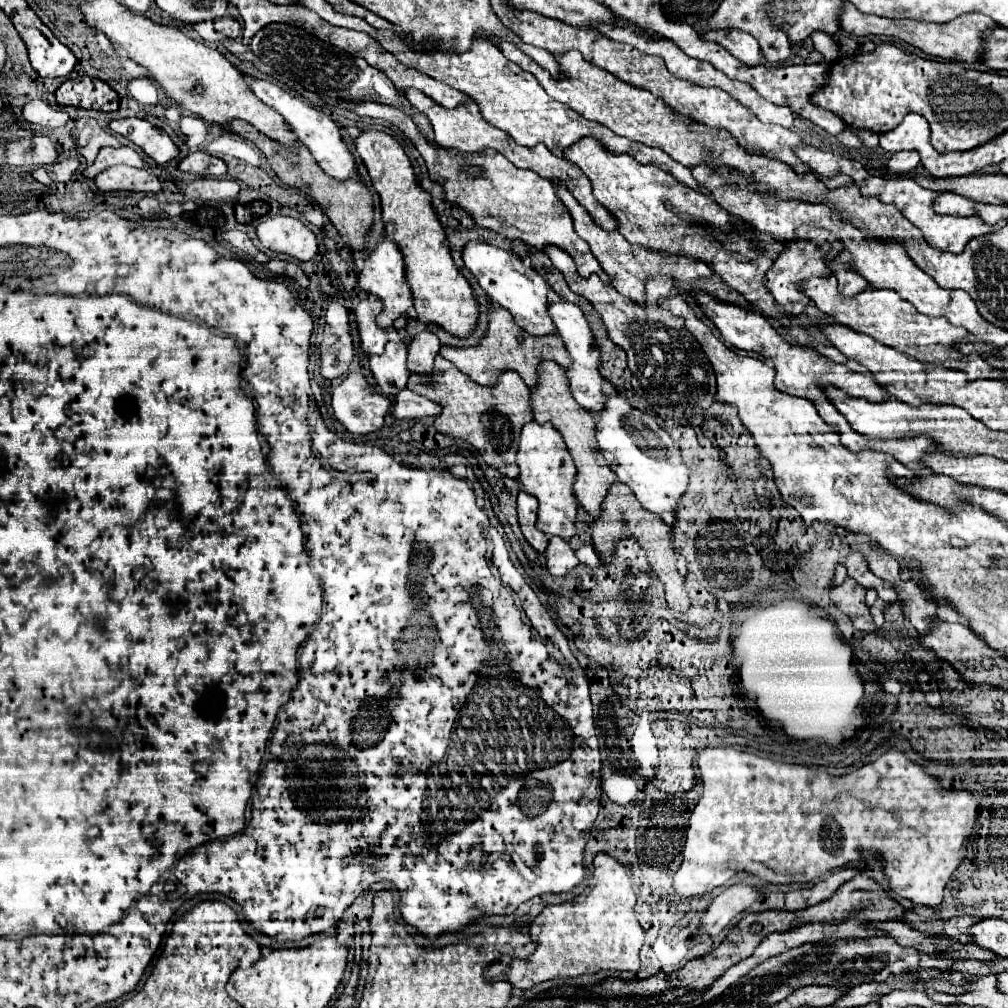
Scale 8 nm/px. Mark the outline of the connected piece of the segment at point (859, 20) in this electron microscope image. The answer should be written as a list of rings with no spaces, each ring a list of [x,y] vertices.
[[[845,2],[843,8],[841,8],[841,14],[839,14],[839,28],[845,30],[847,34],[855,34],[855,36],[869,36],[869,34],[873,34],[873,36],[895,36],[895,38],[919,48],[927,56],[965,62],[965,64],[979,62],[983,32],[991,26],[997,26],[997,24],[989,16],[977,14],[977,12],[961,14],[955,20],[949,20],[945,24],[935,24],[935,22],[919,22],[919,20],[907,20],[907,18],[891,20],[891,18],[869,16],[869,14],[857,12],[857,8],[853,4]]]

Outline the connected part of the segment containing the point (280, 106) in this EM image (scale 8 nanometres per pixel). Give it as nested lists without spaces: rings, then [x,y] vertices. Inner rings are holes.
[[[251,78],[251,80],[249,80],[249,86],[251,86],[251,90],[255,92],[255,96],[257,96],[259,100],[263,100],[267,106],[271,106],[273,110],[277,110],[277,112],[285,118],[285,122],[293,128],[293,132],[299,136],[299,140],[309,148],[309,152],[311,152],[313,158],[317,160],[319,168],[321,168],[327,176],[331,176],[331,178],[335,178],[335,180],[339,180],[339,182],[345,182],[345,180],[349,180],[349,178],[353,178],[353,176],[357,174],[355,158],[353,158],[353,154],[349,152],[347,144],[343,142],[339,124],[333,122],[331,116],[327,116],[327,114],[323,114],[321,110],[317,110],[317,108],[313,108],[313,106],[309,106],[309,104],[305,104],[305,102],[293,98],[291,94],[287,94],[285,90],[281,90],[281,88],[279,88],[277,84],[273,84],[273,82],[267,82],[267,80],[253,80],[253,78]]]

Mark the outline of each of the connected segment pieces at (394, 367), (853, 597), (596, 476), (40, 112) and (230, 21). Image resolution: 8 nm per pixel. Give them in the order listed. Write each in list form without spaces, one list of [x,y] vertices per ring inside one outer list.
[[[389,342],[381,356],[371,356],[371,372],[383,394],[397,394],[407,386],[407,348],[403,342]]]
[[[849,576],[845,578],[845,582],[841,586],[831,588],[831,602],[845,614],[851,618],[853,626],[863,632],[875,632],[875,624],[873,618],[869,614],[869,608],[865,604],[865,588],[861,584],[855,584],[855,580],[851,580]]]
[[[543,362],[539,366],[539,384],[537,384],[537,388],[531,390],[531,400],[533,400],[535,422],[539,422],[539,424],[549,422],[563,436],[563,440],[575,460],[575,466],[577,466],[577,482],[575,482],[577,500],[579,500],[581,508],[593,516],[593,520],[599,520],[601,504],[603,504],[605,496],[609,494],[609,488],[613,484],[617,484],[619,480],[617,480],[615,472],[611,472],[603,454],[599,452],[597,438],[595,438],[597,420],[575,402],[575,398],[571,396],[571,390],[569,390],[569,380],[565,376],[565,368],[561,368],[555,362]]]
[[[33,100],[23,106],[23,118],[31,124],[39,124],[45,128],[57,128],[57,126],[63,126],[69,116],[67,116],[67,112],[51,108],[43,100]]]
[[[227,14],[221,16],[221,18],[217,18],[217,20],[213,20],[213,24],[215,24],[215,30],[217,30],[219,34],[227,36],[227,38],[237,38],[237,36],[241,34],[239,22],[237,22],[235,18],[227,16]]]

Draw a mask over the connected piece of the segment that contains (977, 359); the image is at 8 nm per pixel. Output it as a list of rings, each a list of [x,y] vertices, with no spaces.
[[[827,276],[827,278],[809,278],[797,284],[797,288],[811,300],[815,302],[815,306],[831,316],[833,320],[837,320],[839,324],[867,334],[873,340],[895,348],[897,352],[915,358],[919,362],[929,362],[929,364],[937,364],[943,366],[947,370],[961,370],[967,374],[967,380],[979,380],[979,378],[1005,378],[1005,372],[991,368],[979,354],[971,354],[965,356],[955,348],[955,342],[959,340],[969,340],[971,334],[959,326],[951,326],[947,322],[947,318],[929,318],[919,314],[911,304],[907,304],[903,298],[899,298],[895,292],[891,290],[877,290],[877,288],[865,288],[863,292],[855,294],[855,296],[843,296],[837,290],[837,278],[835,276]]]

